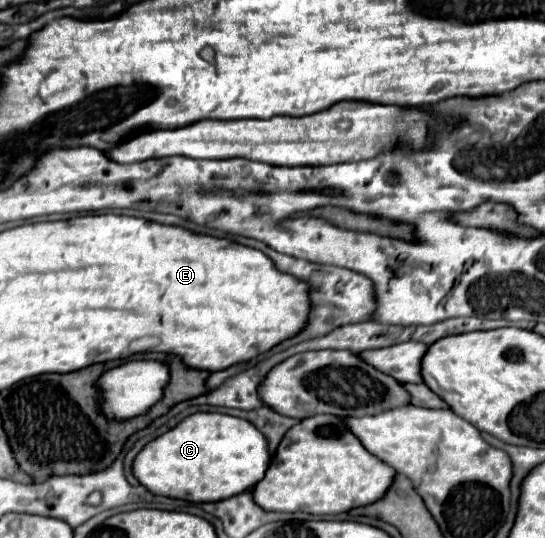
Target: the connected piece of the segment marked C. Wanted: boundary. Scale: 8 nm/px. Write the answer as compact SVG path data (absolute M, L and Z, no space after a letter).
M197 412L149 442L135 458L133 472L153 494L187 502L219 502L255 488L269 464L269 442L249 420L217 412Z

